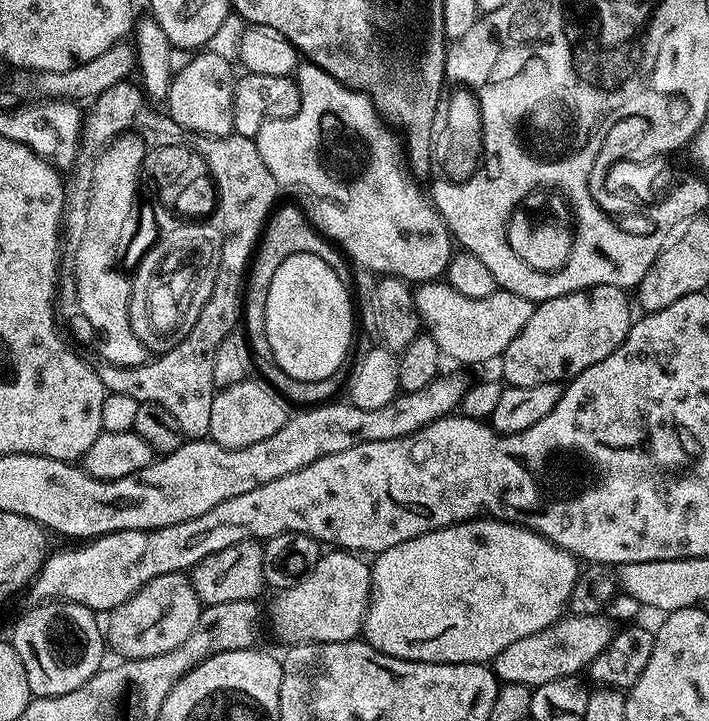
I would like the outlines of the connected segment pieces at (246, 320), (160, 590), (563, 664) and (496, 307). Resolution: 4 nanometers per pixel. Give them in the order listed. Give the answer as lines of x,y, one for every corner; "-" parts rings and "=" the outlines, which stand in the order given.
288,204
277,207
265,224
260,243
256,245
252,263
248,269
246,277
246,287
244,289
244,314
242,317
242,328
248,338
248,345
252,348
252,358
259,375
268,383
272,384
296,406
315,406
321,402
328,402
333,399
336,391
341,391
345,383
346,376
343,371
336,372
330,378
322,378
318,382
302,382
292,380
282,366
274,358
274,354
268,345
266,338
266,326
264,325
264,315
266,314
266,294
270,282
274,278
276,267
276,256
287,256
290,258
297,254
296,248
324,248
329,241
321,233
312,227
307,215
303,211
299,212
294,205
=
171,572
150,578
150,582
146,582
120,606
113,608
107,617
107,647
111,651
113,648
117,657
126,660
166,654
166,650
174,650
174,646
182,646
182,642
190,638
194,626
198,626
201,607
200,599
187,575
=
564,614
555,620
546,630
538,630
538,634
529,634
526,638
518,638
518,642
510,642
506,650
502,650
491,661
490,667
496,673
497,680
506,684
526,684
535,686
554,682
563,676
574,676
583,673
618,631
617,625
607,615
573,616
=
440,280
423,281
417,285
417,288
412,294
413,307
426,327
427,333
434,338
441,353
447,359
449,356
460,364
484,364
487,360
499,361
504,355
506,346
510,346
514,338
518,338
518,330
526,326
534,307
533,301
503,290
490,294
490,298
466,298
466,294
458,294
458,290
454,290
448,283

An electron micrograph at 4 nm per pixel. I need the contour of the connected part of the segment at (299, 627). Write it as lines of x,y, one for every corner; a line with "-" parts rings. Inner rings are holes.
328,550
321,555
320,560
316,563
316,568
308,576
303,576
300,581
294,586
283,589
282,596
284,596
284,608
280,608
276,612
276,628
280,632
284,632
284,636
289,641
289,645
295,646
297,644
307,644
309,642
314,644
333,644
334,642
346,642
347,640
355,640
361,635
362,627
364,625
364,614
368,609
368,595
372,593
372,569
367,563
363,564
359,555
353,554
348,550

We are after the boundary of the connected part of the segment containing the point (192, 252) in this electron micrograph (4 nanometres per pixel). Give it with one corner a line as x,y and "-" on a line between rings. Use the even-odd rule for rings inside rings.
170,218
154,246
143,256
136,273
131,273
130,330
149,353
169,352
198,322
214,278
218,278
223,232
210,222
179,222

